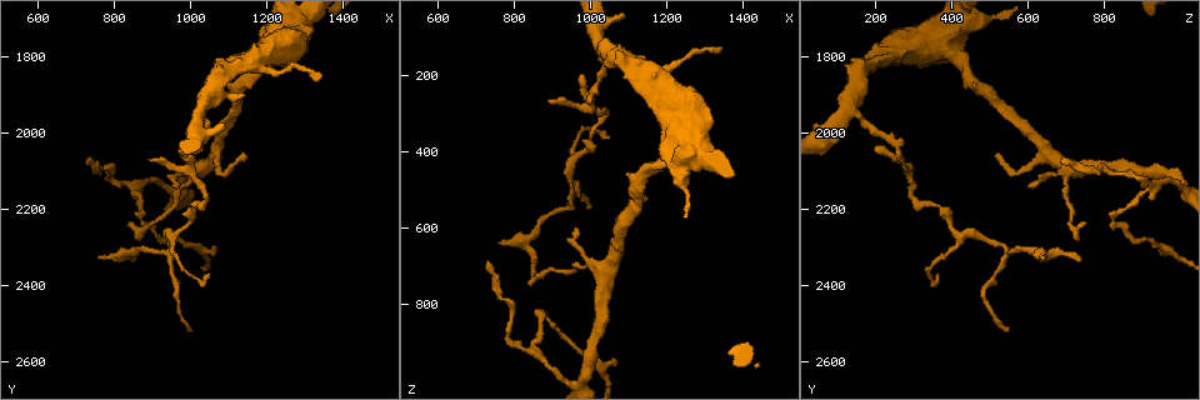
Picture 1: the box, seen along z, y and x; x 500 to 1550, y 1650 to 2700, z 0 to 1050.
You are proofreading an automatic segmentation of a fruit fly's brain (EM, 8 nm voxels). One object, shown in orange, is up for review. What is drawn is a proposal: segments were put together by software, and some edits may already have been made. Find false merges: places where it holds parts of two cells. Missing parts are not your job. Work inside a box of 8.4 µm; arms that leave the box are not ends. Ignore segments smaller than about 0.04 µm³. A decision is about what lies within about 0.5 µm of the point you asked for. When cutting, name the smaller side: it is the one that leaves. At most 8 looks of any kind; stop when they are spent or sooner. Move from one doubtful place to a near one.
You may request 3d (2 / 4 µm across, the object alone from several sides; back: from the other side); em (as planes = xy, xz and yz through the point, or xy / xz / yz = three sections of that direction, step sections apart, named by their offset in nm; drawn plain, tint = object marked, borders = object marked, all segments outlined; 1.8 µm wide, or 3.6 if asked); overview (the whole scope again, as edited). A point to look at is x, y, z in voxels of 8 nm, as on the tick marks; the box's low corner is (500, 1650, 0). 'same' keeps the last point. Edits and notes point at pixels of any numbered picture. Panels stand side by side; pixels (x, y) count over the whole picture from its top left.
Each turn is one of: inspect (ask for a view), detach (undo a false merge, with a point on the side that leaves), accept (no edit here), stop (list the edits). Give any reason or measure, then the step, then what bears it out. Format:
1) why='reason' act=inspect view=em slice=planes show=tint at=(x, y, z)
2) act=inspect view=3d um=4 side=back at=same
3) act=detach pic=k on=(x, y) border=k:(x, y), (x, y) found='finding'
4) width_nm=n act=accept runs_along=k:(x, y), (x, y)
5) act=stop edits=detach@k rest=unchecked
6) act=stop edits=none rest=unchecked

why='abrupt turn' act=inspect view=3d um=2 at=(875, 2215, 835)

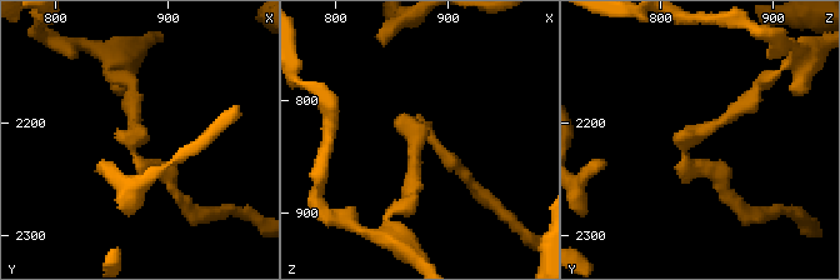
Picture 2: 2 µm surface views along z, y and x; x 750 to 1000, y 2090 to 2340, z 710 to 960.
why='need the tissue' act=inspect view=em um=3.6 slice=yz step=4 show=tint at=(874, 2216, 830)

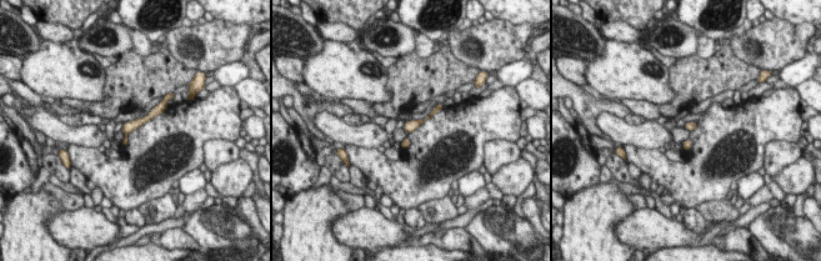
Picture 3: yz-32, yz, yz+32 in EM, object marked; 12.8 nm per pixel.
why='another direction' act=inspect view=em um=3.6 slice=planes show=borders at=same

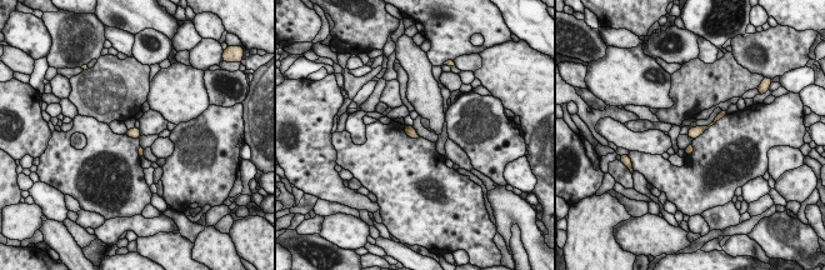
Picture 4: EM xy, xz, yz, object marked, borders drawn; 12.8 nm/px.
width_nm=130 act=accept found='one cell here'

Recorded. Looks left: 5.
why='abrupt turn' act=inspect view=em slice=planes show=tint at=(985, 2125, 995)

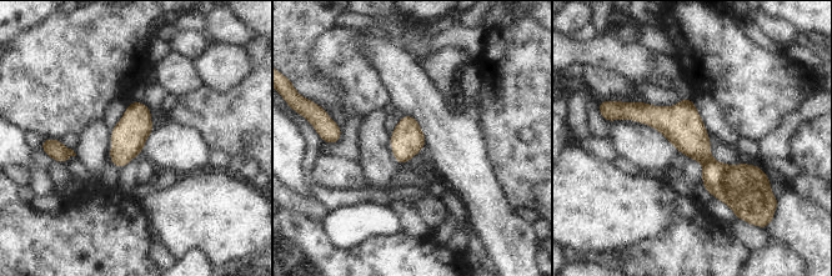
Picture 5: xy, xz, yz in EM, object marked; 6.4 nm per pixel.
act=accept runs_along=5:(622, 114), (667, 120), (721, 174), (758, 174) found='continuous, no second cell'

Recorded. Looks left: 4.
why='abrupt turn' act=inspect view=em slice=planes show=tint at=(1040, 2165, 300)

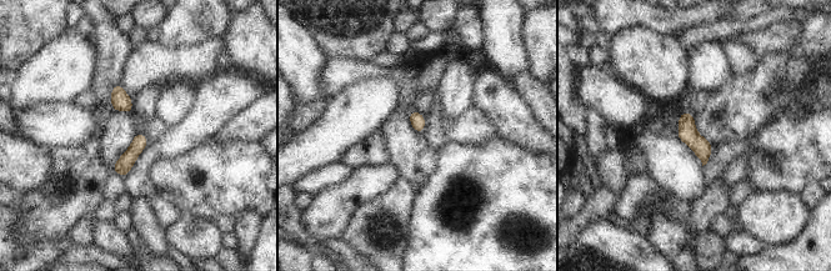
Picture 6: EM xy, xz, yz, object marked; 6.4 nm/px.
width_nm=90 act=accept found='one cell here'

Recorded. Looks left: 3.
act=stop edits=none rest=unchecked

